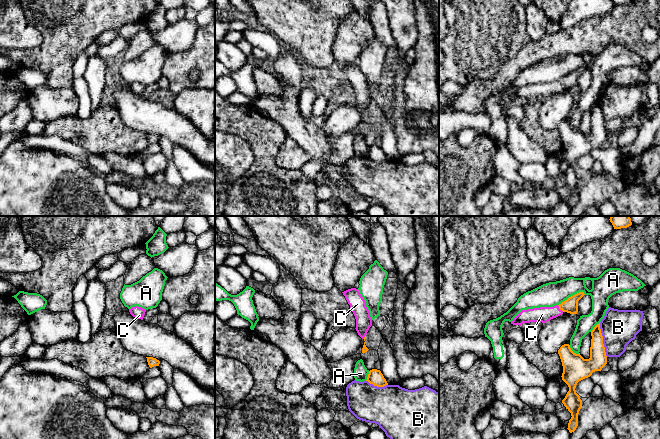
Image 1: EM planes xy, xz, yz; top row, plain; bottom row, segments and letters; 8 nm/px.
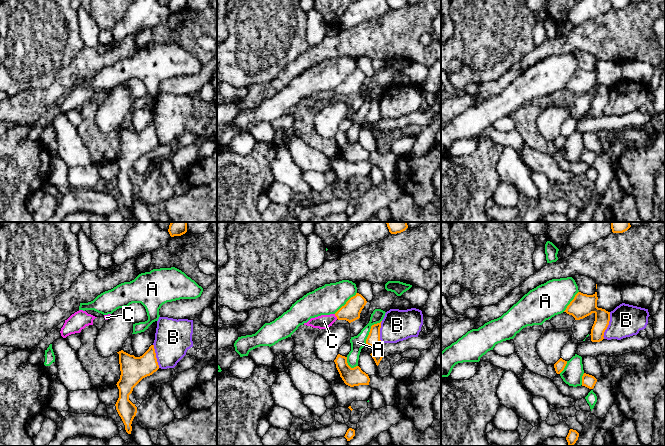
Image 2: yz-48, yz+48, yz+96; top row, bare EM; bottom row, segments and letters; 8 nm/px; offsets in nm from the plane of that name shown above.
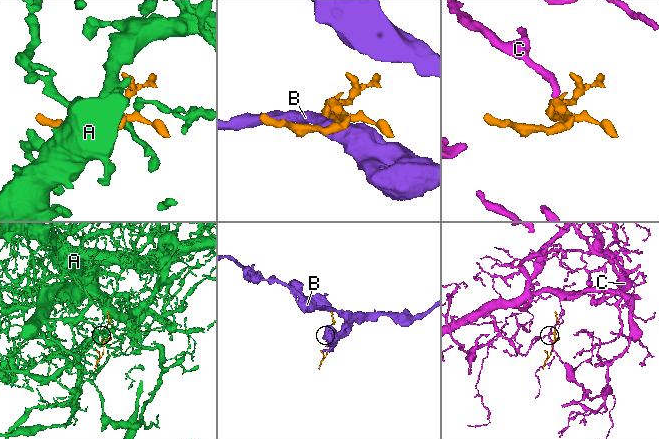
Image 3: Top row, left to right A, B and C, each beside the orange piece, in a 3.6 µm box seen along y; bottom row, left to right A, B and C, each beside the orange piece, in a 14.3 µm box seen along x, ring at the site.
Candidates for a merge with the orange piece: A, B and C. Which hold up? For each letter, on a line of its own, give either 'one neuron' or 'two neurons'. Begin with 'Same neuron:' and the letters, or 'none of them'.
Same neuron: C
A: two neurons
B: two neurons
C: one neuron

